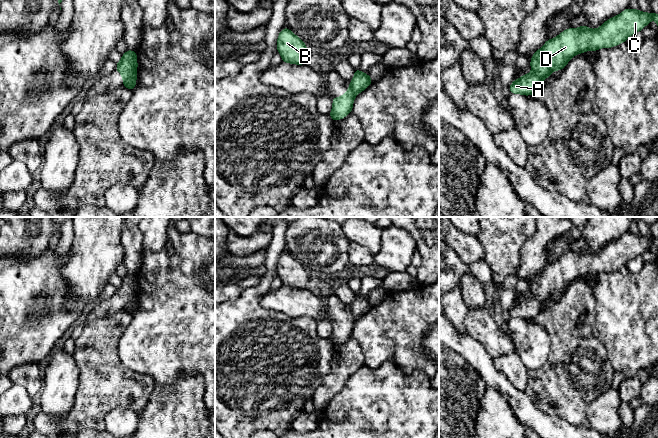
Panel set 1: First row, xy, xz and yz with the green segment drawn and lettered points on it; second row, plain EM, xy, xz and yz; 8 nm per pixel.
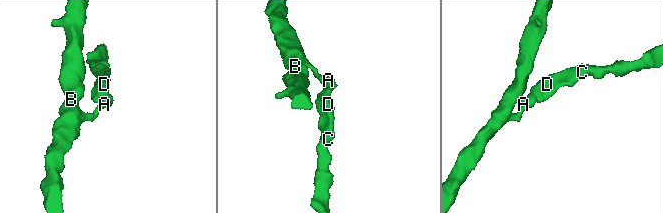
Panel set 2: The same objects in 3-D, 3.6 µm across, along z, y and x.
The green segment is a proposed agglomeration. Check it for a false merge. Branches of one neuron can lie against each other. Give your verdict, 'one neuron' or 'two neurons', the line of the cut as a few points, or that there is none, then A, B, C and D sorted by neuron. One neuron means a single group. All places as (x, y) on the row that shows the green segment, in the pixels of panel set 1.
two neurons; cut xy (136, 70), (123, 80); groups A B / C D

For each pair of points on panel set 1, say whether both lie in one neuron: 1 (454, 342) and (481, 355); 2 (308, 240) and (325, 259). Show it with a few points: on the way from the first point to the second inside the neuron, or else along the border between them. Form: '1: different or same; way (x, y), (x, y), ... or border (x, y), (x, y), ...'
1: same; way (461, 344), (474, 353)
2: same; way (313, 245), (320, 254)

